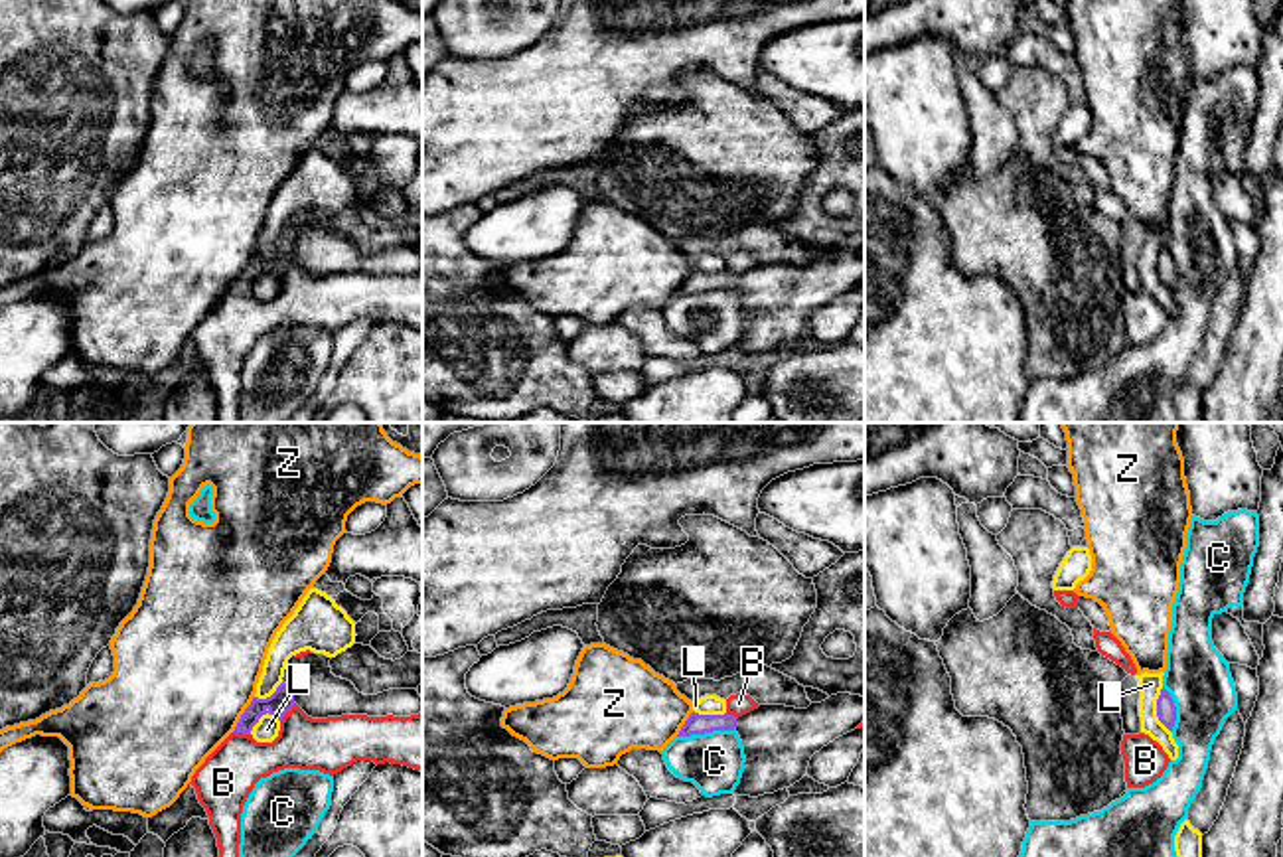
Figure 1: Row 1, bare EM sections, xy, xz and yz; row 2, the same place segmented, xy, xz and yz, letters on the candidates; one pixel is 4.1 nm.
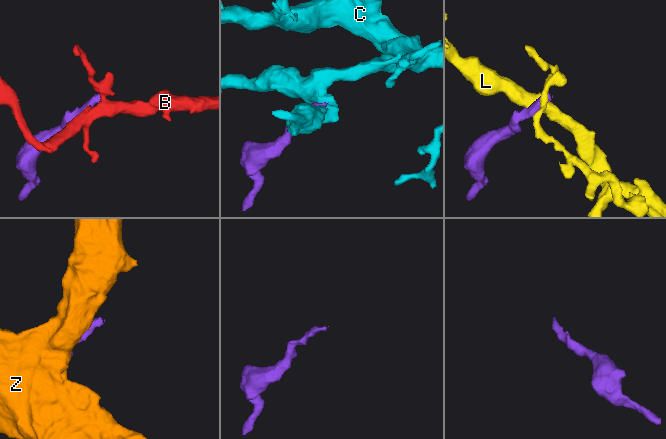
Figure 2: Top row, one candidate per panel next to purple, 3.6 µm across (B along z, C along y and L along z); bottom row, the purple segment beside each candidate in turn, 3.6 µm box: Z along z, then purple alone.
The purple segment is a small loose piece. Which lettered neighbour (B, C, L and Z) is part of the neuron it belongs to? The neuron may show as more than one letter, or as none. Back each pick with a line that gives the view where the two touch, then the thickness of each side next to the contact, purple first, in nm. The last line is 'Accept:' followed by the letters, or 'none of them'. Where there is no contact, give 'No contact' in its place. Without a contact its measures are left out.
Accept: none of them

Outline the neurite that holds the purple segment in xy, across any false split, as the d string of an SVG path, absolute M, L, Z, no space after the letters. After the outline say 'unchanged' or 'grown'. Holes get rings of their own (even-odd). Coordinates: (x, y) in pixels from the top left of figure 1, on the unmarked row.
M314 209L304 215L292 213L276 249L266 257L253 255L233 290L251 292L253 284L266 271L282 278L294 263L312 276L341 273L411 274L422 269L422 255L416 247L389 247L377 253L363 253L351 239L332 231L330 217Z | grown

